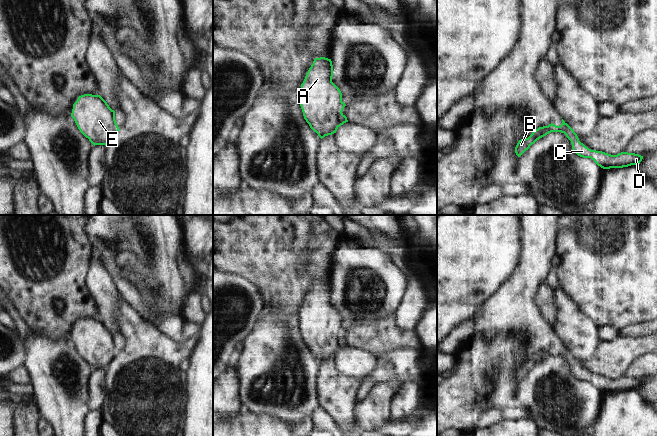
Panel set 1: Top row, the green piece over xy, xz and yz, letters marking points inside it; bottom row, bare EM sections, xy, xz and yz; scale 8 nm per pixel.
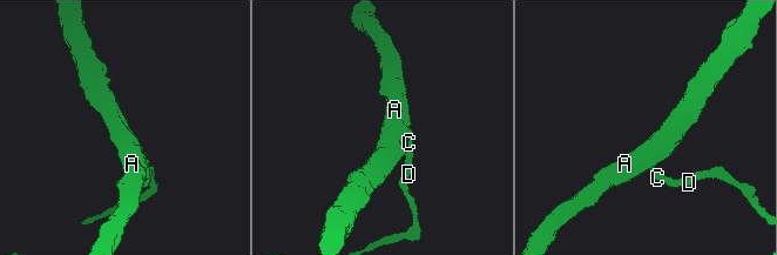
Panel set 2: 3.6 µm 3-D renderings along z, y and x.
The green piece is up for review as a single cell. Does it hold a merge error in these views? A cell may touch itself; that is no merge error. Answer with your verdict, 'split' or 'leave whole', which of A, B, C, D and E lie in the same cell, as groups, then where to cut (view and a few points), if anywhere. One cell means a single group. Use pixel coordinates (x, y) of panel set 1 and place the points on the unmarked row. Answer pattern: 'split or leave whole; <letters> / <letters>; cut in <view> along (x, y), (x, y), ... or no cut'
split; A B E / C D; cut in xz along (343, 326), (339, 335), (338, 350)

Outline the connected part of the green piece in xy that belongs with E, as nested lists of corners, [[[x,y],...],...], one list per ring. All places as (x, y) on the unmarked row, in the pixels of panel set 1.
[[[84,318],[73,328],[71,341],[80,356],[95,369],[108,370],[117,357],[112,333],[100,319]]]

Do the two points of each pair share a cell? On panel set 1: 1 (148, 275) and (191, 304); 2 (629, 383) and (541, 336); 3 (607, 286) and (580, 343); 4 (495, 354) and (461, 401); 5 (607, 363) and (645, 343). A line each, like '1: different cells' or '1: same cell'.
1: different cells
2: same cell
3: different cells
4: same cell
5: same cell

